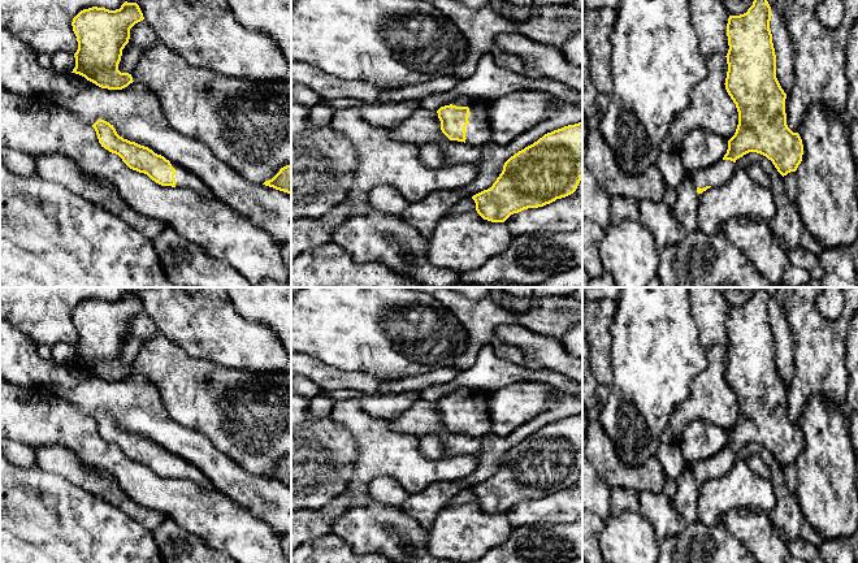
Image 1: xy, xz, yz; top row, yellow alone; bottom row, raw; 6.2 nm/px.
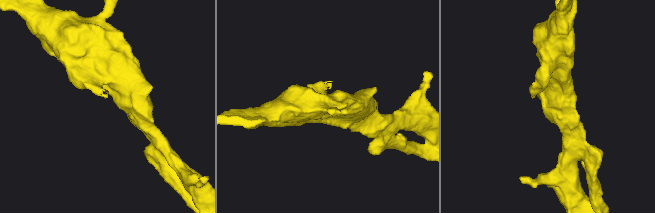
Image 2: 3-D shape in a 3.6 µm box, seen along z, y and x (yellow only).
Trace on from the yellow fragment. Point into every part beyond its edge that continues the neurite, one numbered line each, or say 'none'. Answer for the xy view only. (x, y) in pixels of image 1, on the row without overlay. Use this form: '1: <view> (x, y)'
1: xy (183, 470)

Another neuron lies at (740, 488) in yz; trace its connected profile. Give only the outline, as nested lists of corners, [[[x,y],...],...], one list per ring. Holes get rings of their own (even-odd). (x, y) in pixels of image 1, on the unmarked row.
[[[736,459],[727,475],[701,485],[697,520],[706,525],[719,525],[729,510],[745,507],[770,512],[775,506],[776,495],[771,480],[758,476],[746,462]]]

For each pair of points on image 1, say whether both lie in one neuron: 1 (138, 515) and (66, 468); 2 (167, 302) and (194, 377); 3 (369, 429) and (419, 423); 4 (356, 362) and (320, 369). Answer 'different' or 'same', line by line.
1: same
2: different
3: different
4: different

